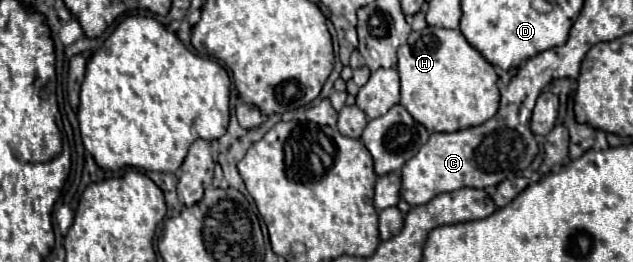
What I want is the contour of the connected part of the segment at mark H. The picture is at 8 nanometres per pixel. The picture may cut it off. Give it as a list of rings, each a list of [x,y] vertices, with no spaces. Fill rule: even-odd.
[[[425,27],[421,31],[413,31],[405,45],[397,49],[397,71],[401,77],[401,105],[409,111],[409,115],[421,123],[429,133],[455,133],[461,129],[477,127],[491,119],[499,109],[499,87],[497,73],[485,57],[473,49],[459,29],[441,29],[441,27]]]

